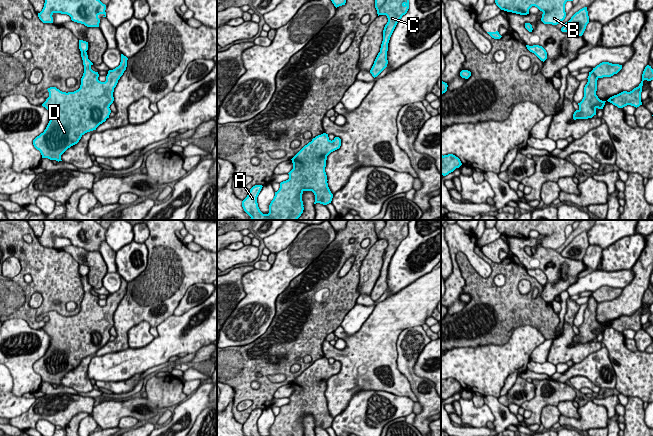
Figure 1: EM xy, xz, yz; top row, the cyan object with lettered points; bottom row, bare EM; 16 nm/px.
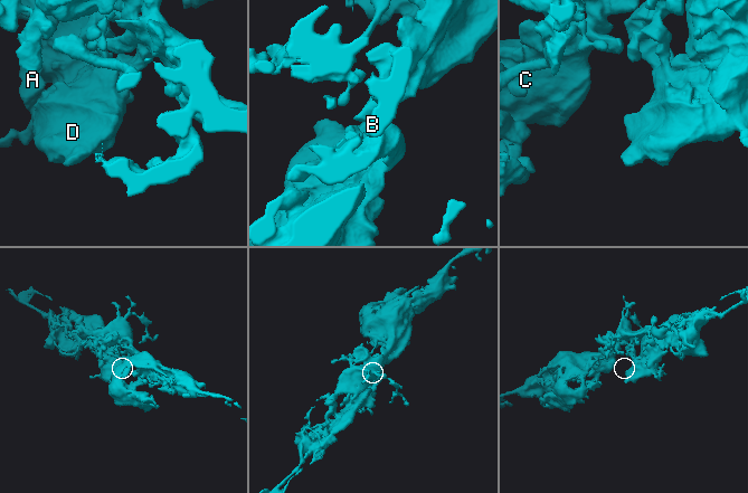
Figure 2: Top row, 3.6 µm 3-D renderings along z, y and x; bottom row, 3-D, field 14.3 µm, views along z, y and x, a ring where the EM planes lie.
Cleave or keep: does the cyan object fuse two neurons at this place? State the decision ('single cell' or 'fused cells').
single cell

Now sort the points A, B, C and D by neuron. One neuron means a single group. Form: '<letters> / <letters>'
A B C D

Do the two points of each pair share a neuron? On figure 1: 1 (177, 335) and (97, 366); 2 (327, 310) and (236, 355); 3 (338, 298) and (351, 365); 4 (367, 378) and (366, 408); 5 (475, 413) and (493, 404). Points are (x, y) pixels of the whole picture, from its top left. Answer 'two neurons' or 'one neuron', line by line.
1: one neuron
2: one neuron
3: two neurons
4: two neurons
5: two neurons

